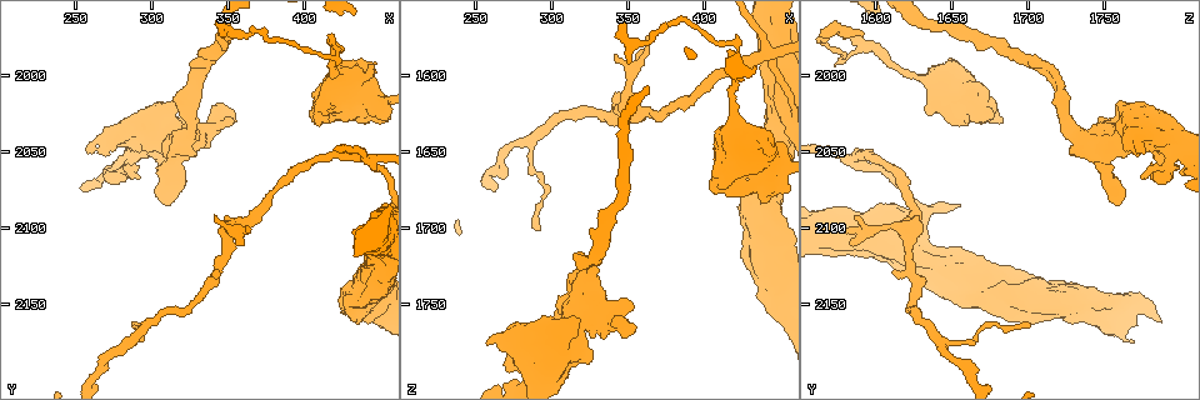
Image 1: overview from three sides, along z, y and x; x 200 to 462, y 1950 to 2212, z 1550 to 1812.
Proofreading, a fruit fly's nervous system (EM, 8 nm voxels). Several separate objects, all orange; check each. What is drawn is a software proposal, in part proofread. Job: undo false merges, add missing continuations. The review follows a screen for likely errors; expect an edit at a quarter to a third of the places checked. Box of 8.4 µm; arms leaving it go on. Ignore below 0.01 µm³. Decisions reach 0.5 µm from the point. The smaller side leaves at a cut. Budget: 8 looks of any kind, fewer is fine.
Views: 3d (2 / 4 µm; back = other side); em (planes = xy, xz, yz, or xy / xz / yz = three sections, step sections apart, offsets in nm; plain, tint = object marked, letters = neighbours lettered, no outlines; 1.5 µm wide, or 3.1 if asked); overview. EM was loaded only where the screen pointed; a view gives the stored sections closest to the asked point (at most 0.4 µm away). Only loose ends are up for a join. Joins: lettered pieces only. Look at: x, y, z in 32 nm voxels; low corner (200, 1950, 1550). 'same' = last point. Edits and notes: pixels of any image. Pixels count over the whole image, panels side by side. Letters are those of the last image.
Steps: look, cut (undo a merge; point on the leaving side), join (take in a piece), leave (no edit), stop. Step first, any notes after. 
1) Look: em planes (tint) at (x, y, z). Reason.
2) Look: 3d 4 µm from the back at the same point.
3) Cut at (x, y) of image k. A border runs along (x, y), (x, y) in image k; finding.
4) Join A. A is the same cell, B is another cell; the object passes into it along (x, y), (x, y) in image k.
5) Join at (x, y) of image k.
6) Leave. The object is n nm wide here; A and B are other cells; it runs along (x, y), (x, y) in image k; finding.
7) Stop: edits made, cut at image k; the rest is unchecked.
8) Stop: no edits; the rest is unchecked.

Look: em planes (tint) at (286, 2176, 1642). Side arm on a straight run.

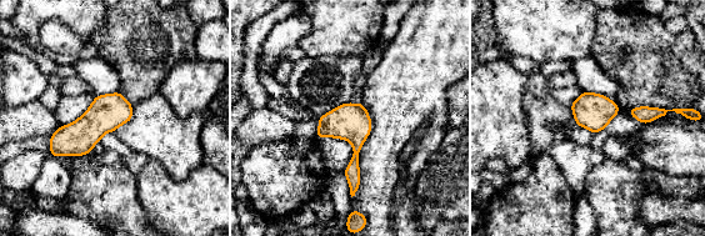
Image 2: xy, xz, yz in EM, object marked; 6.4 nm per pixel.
Look: em planes (letters) at the same point.

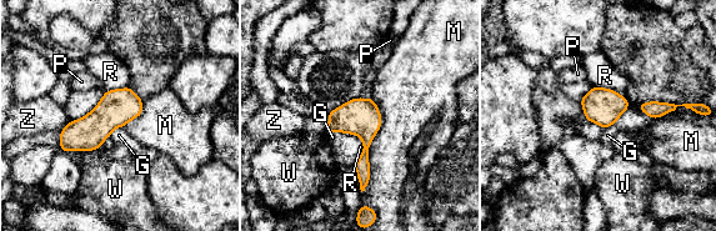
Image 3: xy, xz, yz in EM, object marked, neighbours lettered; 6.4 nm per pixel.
Leave. The object is 240 nm wide here; G, M, P, R, W and Z are other cells; a border runs along (370, 96), (381, 126), (361, 192) in image 3; continuous, no second cell.

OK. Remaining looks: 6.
Look: 3d 2 µm at (258, 2050, 1776). Branch stops here.

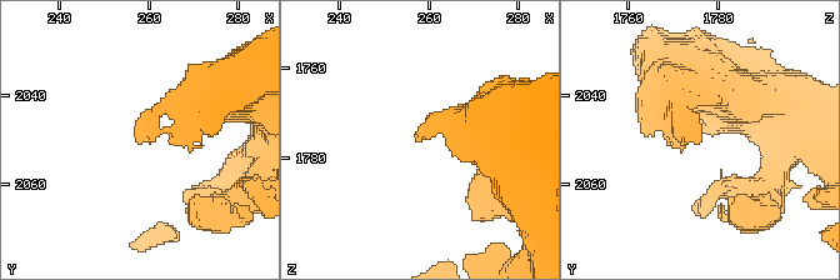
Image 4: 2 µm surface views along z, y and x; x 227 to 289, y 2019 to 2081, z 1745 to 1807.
Look: em planes (letters) at (258, 2049, 1776). Now the EM.

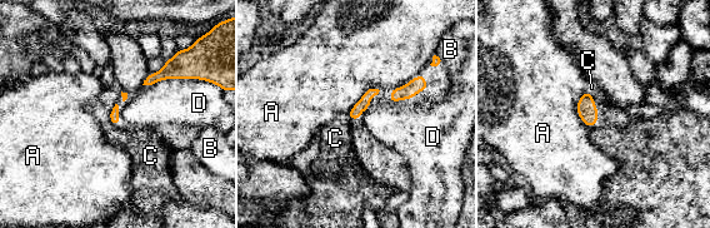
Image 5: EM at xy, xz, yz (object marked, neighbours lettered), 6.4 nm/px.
Leave. A, B, C and D are other cells; a border runs along (109, 112), (109, 119), (116, 127) in image 5; none of them fits.

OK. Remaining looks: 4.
Look: 3d 4 µm at (442, 2056, 1588). Sharp bend.

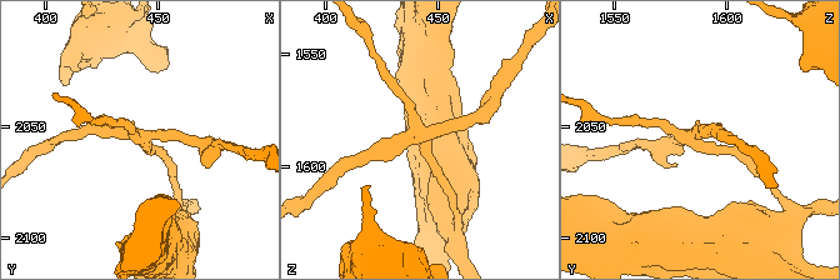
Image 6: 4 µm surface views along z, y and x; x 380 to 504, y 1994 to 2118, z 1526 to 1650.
Look: em planes (letters) at (443, 2055, 1586).

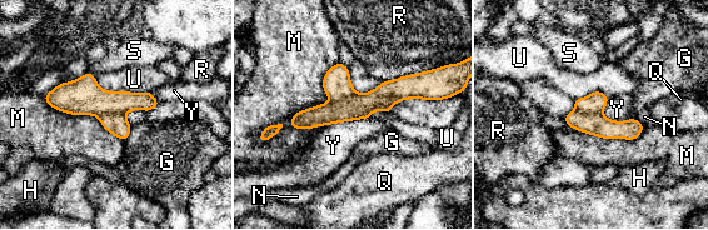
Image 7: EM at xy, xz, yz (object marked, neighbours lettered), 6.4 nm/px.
Cut at (380, 99) of image 7. G, H, M, N, Q, R, S, U and Y are other cells; a border runs along (357, 93), (330, 100) in image 7; a second cell is stuck on.

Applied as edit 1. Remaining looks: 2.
Stop: edits made, cut at image 7; the rest is unchecked.

